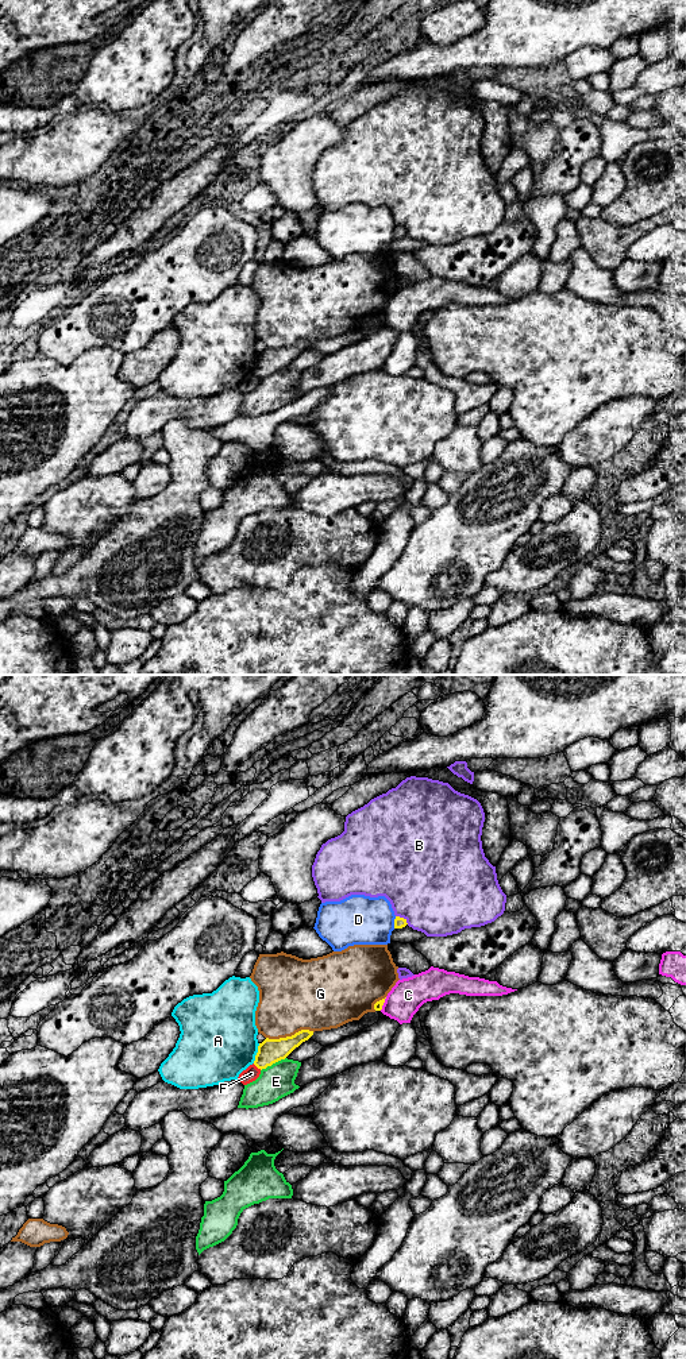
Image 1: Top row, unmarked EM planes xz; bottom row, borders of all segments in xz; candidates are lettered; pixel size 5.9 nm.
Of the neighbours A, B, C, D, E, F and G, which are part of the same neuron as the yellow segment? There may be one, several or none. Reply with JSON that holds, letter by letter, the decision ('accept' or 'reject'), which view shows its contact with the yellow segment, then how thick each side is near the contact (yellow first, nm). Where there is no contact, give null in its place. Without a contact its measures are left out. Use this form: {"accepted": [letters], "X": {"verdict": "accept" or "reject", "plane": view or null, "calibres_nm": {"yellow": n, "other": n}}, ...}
{"accepted": [], "A": {"verdict": "reject", "plane": "xz", "calibres_nm": {"yellow": 140, "other": 460}}, "B": {"verdict": "reject", "plane": "xz", "calibres_nm": {"yellow": 60, "other": 500}}, "C": {"verdict": "reject", "plane": "xz", "calibres_nm": {"yellow": 50, "other": 200}}, "D": {"verdict": "reject", "plane": "xz", "calibres_nm": {"yellow": 60, "other": 300}}, "E": {"verdict": "reject", "plane": "xz", "calibres_nm": {"yellow": 140, "other": 200}}, "F": {"verdict": "reject", "plane": "xz", "calibres_nm": {"yellow": 140, "other": 90}}, "G": {"verdict": "reject", "plane": "xz", "calibres_nm": {"yellow": 140, "other": 420}}}

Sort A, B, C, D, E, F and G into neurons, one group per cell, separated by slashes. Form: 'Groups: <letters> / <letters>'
Groups: A / B / C / D / E / F / G

